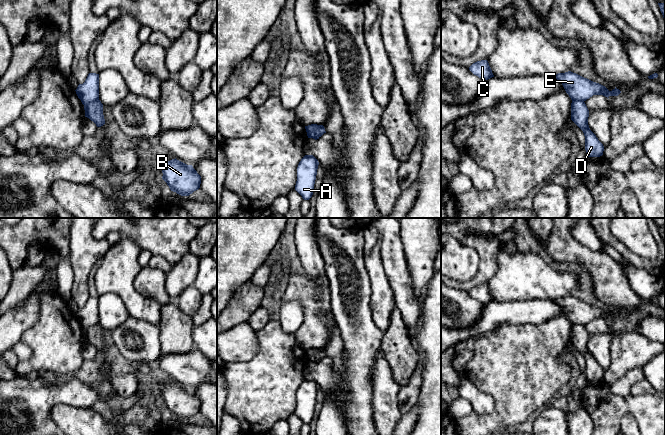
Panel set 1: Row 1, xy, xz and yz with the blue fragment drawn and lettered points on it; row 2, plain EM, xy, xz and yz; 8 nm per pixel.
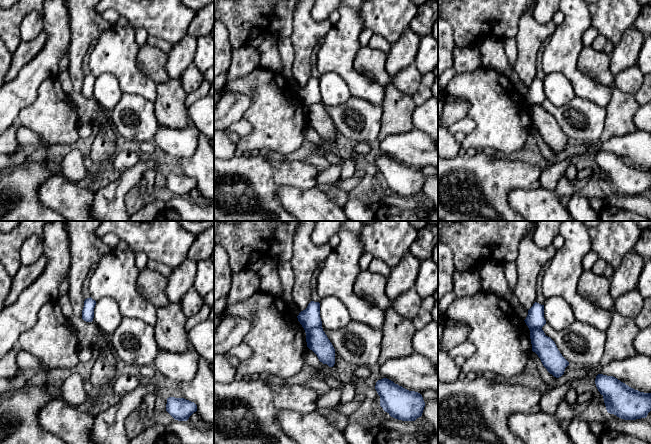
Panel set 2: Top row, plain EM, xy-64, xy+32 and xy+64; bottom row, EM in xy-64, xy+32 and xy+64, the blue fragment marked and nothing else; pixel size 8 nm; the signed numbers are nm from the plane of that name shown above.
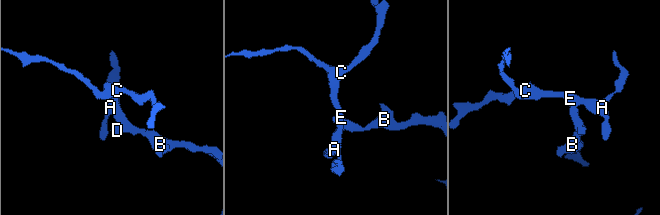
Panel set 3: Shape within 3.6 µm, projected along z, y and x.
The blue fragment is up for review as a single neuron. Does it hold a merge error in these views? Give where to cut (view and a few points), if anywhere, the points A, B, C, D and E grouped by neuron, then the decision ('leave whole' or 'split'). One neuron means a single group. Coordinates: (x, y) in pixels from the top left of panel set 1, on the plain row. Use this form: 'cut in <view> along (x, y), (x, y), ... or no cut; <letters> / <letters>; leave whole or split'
cut in xy along (98, 322), (84, 329); A C E / B D; split

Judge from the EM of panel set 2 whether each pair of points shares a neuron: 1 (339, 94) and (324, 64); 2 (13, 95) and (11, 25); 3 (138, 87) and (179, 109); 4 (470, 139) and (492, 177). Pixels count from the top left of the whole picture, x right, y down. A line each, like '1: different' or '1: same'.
1: different
2: different
3: different
4: different

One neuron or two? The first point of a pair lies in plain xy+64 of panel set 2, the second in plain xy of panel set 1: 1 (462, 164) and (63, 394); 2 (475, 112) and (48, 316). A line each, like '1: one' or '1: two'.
1: one
2: one

